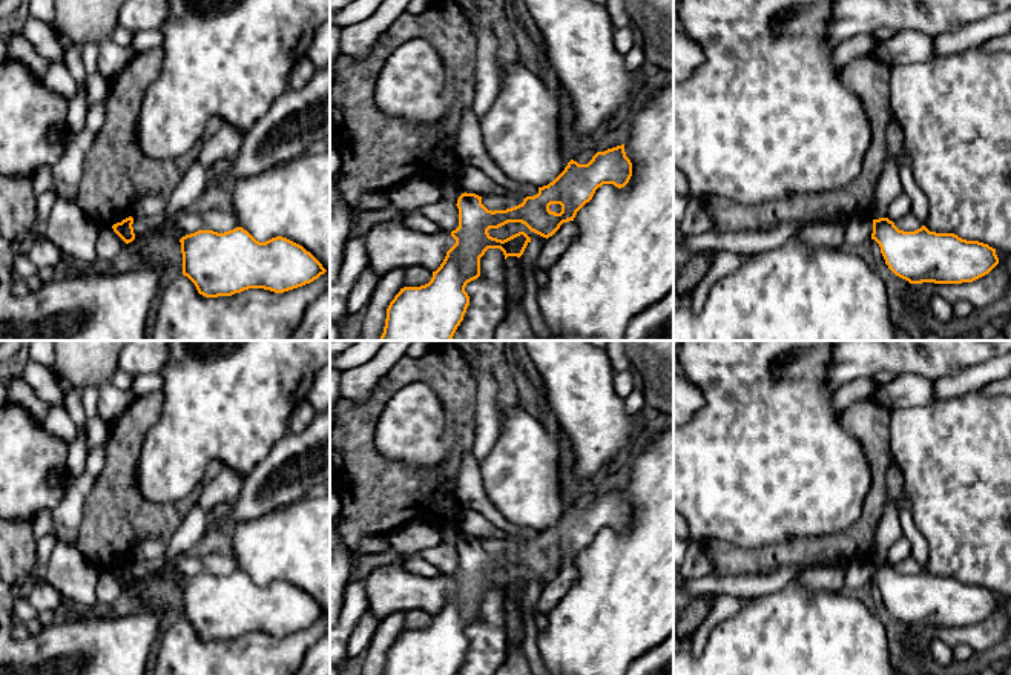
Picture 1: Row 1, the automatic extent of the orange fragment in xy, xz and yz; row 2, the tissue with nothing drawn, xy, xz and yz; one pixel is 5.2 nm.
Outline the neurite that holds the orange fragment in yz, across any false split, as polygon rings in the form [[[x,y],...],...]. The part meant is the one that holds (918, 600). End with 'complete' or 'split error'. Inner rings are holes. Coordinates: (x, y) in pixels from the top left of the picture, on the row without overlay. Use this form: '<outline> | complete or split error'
[[[888,561],[873,563],[873,577],[888,612],[910,627],[962,627],[988,618],[997,608],[996,592],[954,577],[899,574]]] | complete

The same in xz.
[[[621,488],[597,496],[588,508],[571,503],[552,526],[538,531],[537,538],[506,554],[488,554],[482,540],[462,537],[456,548],[459,571],[451,575],[456,588],[428,627],[400,632],[387,652],[384,675],[456,675],[469,649],[465,631],[480,620],[485,595],[500,592],[505,603],[520,601],[531,586],[525,575],[502,584],[492,581],[489,572],[522,566],[548,583],[563,566],[574,565],[598,531],[614,528],[621,532],[631,520],[632,506]]] | complete

